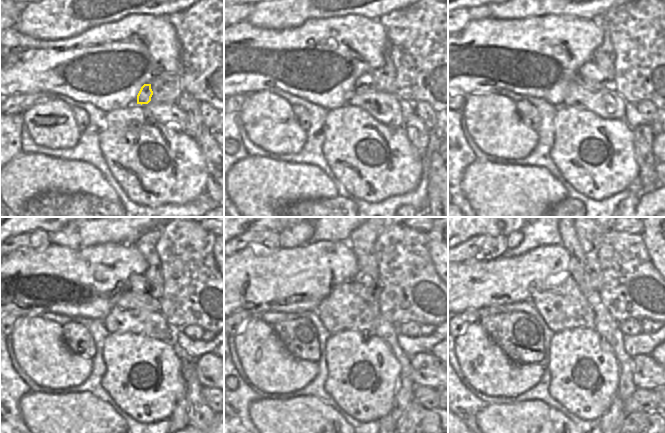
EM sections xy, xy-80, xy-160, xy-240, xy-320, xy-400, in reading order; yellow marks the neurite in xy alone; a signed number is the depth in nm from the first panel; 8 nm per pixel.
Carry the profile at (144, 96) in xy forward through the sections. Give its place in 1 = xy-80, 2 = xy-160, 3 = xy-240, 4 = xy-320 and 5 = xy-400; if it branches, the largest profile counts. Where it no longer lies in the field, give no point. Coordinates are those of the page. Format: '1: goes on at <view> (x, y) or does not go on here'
1: goes on at xy-80 (366, 83)
2: goes on at xy-160 (588, 76)
3: goes on at xy-240 (138, 283)
4: goes on at xy-320 (363, 285)
5: goes on at xy-400 (592, 266)

